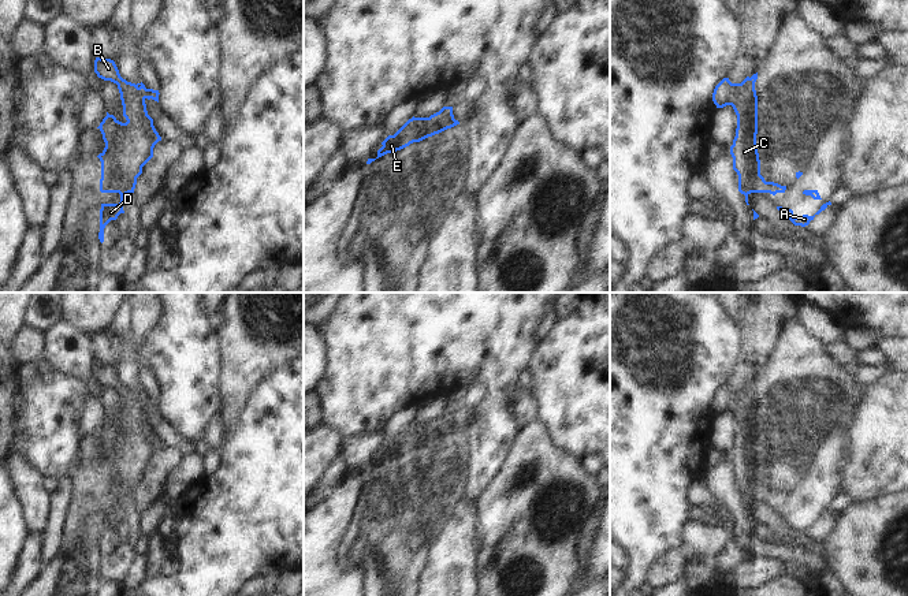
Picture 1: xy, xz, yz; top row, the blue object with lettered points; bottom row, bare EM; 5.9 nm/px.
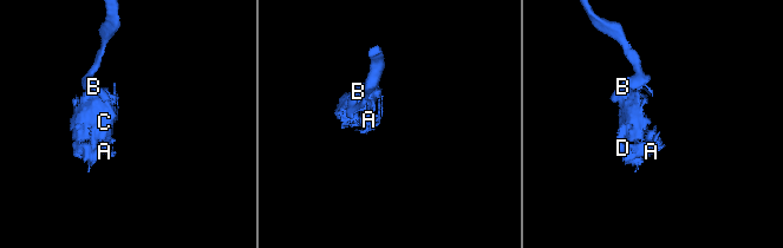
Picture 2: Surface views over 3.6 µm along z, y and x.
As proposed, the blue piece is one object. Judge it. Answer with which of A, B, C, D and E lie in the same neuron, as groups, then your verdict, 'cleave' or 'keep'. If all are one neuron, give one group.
groups A C D E / B; cleave

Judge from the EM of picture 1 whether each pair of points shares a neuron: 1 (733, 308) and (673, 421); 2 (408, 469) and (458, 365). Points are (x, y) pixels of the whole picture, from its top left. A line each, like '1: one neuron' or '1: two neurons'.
1: two neurons
2: two neurons

